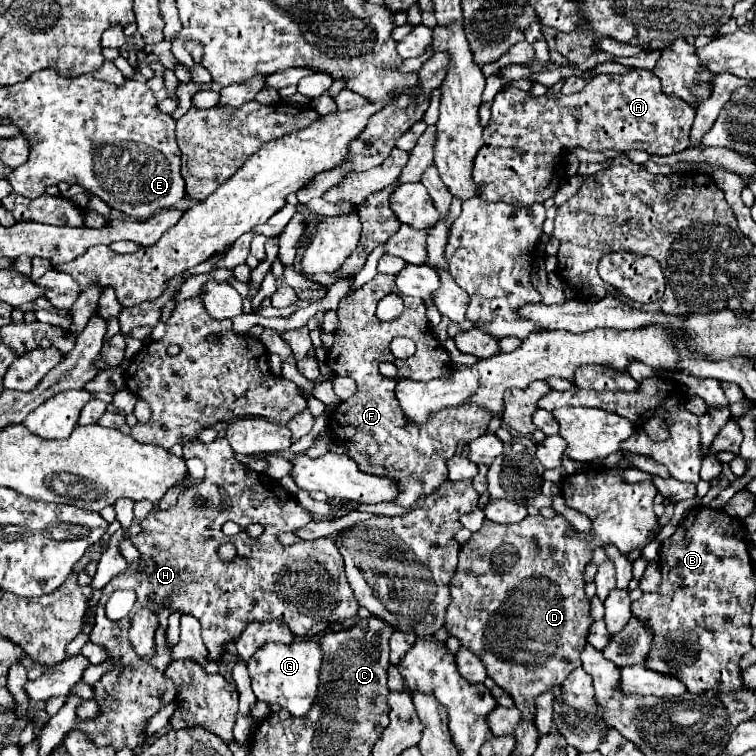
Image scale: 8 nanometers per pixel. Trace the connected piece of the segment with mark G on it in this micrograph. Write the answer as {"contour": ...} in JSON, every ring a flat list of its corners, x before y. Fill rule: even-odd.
{"contour":[[296,639,290,645,286,645,286,643,266,643,248,661,248,673,250,673,250,679,252,679,252,691,254,691,256,699,272,703,272,705,276,703,276,705,284,707,286,711,290,711,294,717,302,717,302,715,306,715,310,711,310,707,314,703,314,695,316,695,316,687,318,687,320,663,322,663,322,651,320,651,320,645,316,641,310,641,310,639,298,641]]}

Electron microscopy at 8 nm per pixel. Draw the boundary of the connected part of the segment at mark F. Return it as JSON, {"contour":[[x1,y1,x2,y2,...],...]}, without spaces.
{"contour":[[378,273,362,289,340,301,336,311,340,323,334,331,334,345,326,355,326,363,336,375,354,379,356,393,348,401,336,405,328,415,328,431,332,433,332,441,346,447,346,455,358,463,358,469,370,475,394,479,398,485,398,497,394,499,394,505,408,507,414,505,418,497,430,495,442,481,448,479,447,457,455,455,458,443,468,443,480,437,484,433,480,419,486,419,488,429,492,413,486,413,486,409,478,409,476,405,458,405,458,409,442,409,442,413,434,413,434,419,430,419,426,425,414,425,412,421,406,423,404,413,398,409,398,401,394,397,394,379,388,379,378,371,382,357,386,359,386,355,390,355,390,341,398,335,404,335,418,343,414,357,406,361,394,361,400,369,400,375,406,373,406,377,414,375,412,379,430,381,434,377,448,375,452,363,444,349,432,345,436,343,436,337,430,331,424,301,420,297,402,295,404,311,394,321,380,321,376,317,376,303,382,299,382,295,394,291,398,291,394,285,394,275]]}

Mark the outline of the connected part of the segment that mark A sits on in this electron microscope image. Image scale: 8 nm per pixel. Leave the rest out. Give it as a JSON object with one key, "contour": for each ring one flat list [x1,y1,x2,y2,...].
{"contour":[[630,69,622,75,602,73,596,75,582,91,572,95,558,93,558,103,550,97,534,97,520,89,504,89,494,97,490,123,484,127,484,147,474,161,474,181,480,183,480,197,486,201,504,201,510,205,526,207,542,203,556,195,564,179,564,155,574,147,586,151,632,151,644,149,650,155,672,155,690,147,690,129,696,109,686,105,680,97,662,93,658,77,648,69]]}

